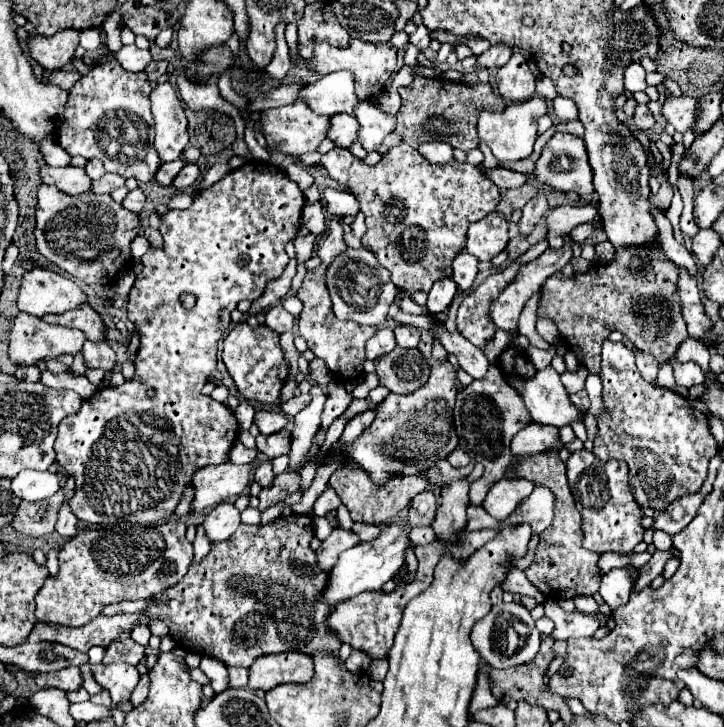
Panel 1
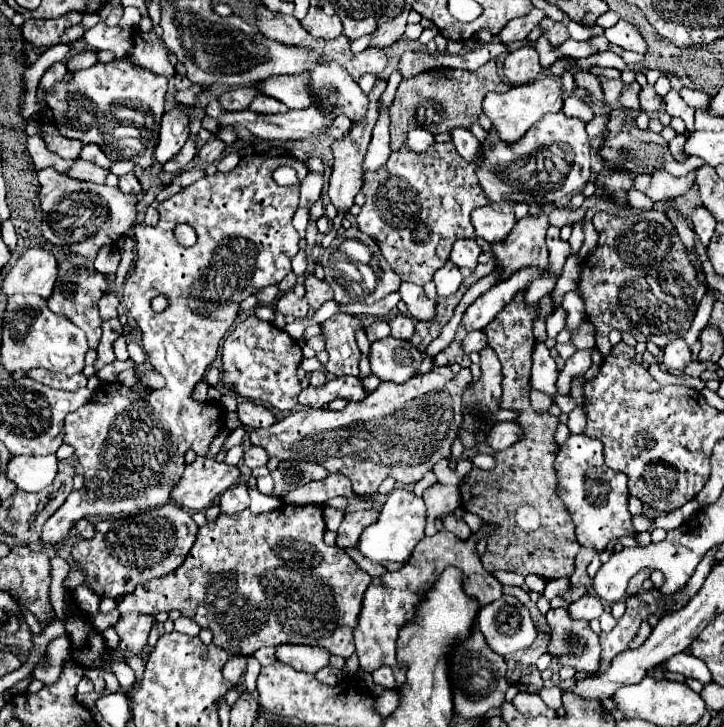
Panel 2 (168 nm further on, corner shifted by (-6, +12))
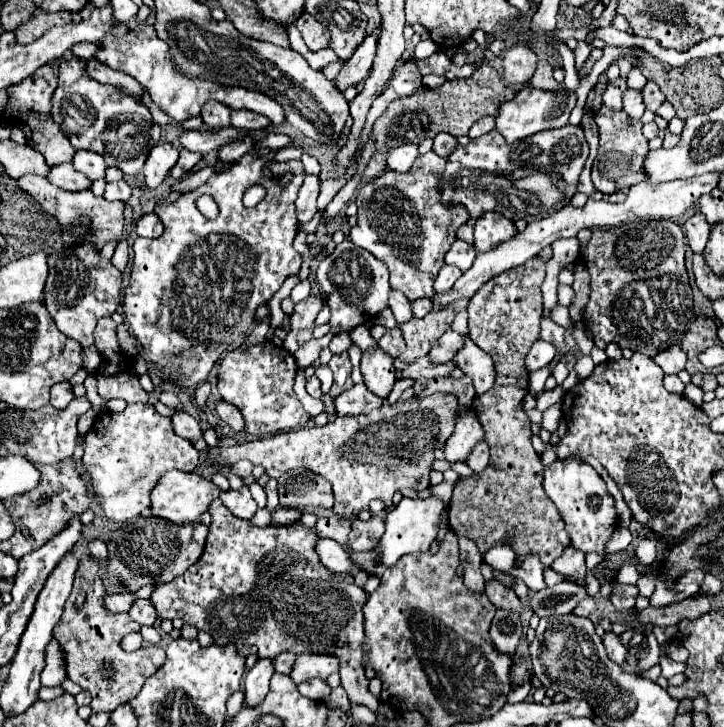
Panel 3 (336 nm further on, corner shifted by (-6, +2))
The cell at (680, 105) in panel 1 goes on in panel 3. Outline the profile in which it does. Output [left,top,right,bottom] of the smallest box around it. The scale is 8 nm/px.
[622,90,644,118]

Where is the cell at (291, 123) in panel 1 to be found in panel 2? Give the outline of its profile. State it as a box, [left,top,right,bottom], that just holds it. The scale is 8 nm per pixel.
[250,94,288,114]

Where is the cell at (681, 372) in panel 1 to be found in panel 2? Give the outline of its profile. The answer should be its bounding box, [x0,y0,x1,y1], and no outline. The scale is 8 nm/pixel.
[662,338,692,372]

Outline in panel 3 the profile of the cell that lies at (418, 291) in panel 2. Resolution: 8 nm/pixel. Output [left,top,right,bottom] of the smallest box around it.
[388,290,412,326]

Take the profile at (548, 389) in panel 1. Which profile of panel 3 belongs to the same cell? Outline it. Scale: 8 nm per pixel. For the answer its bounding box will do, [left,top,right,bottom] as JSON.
[526,340,556,372]

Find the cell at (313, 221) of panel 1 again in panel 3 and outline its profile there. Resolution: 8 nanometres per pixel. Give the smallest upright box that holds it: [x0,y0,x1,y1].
[296,176,320,224]

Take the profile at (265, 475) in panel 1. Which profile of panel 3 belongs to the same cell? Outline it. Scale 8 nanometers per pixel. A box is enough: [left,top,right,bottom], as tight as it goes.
[230,460,254,480]

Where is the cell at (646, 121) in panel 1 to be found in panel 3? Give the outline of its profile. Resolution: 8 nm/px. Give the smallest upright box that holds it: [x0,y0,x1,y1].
[602,78,628,110]

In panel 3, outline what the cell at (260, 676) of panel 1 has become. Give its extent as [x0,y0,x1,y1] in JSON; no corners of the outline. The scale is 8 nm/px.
[290,654,338,684]

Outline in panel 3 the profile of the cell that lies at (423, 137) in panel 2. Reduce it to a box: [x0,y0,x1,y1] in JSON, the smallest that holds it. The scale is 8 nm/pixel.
[386,144,418,172]

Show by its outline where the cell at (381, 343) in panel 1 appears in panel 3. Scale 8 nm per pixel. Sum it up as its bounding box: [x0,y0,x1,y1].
[350,324,376,350]

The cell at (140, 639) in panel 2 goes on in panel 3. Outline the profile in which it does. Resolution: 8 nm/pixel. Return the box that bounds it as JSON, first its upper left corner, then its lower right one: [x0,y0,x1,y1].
[130,598,156,626]

